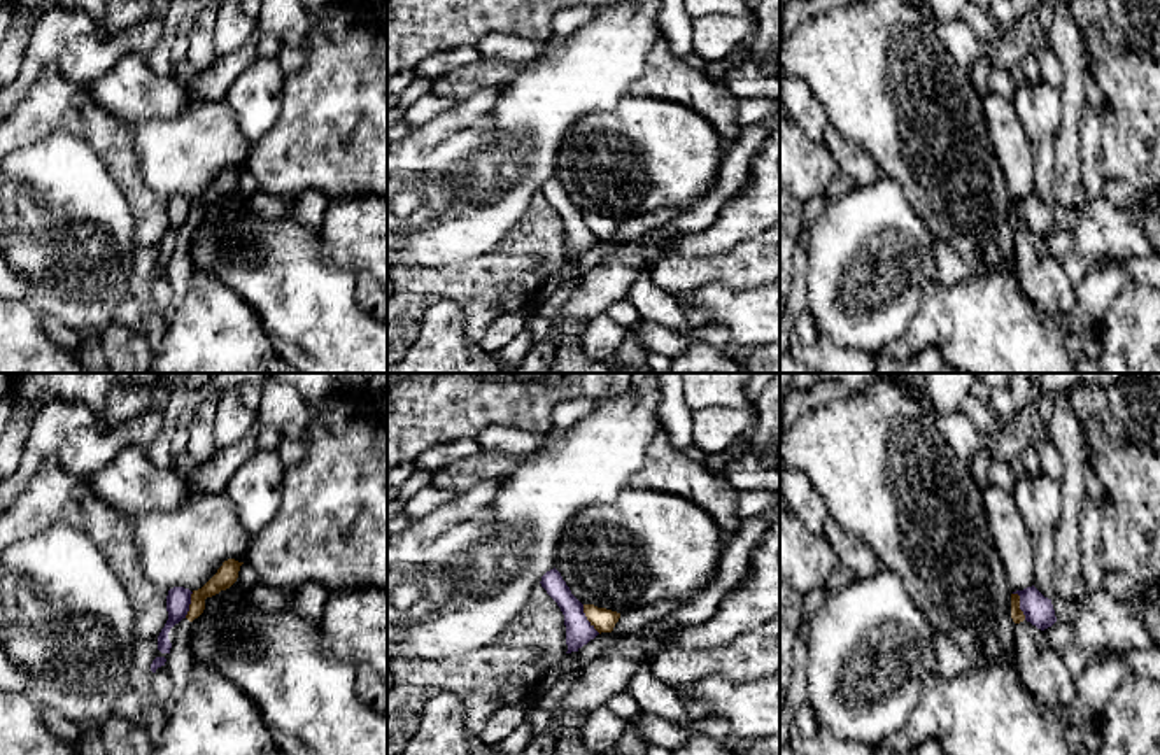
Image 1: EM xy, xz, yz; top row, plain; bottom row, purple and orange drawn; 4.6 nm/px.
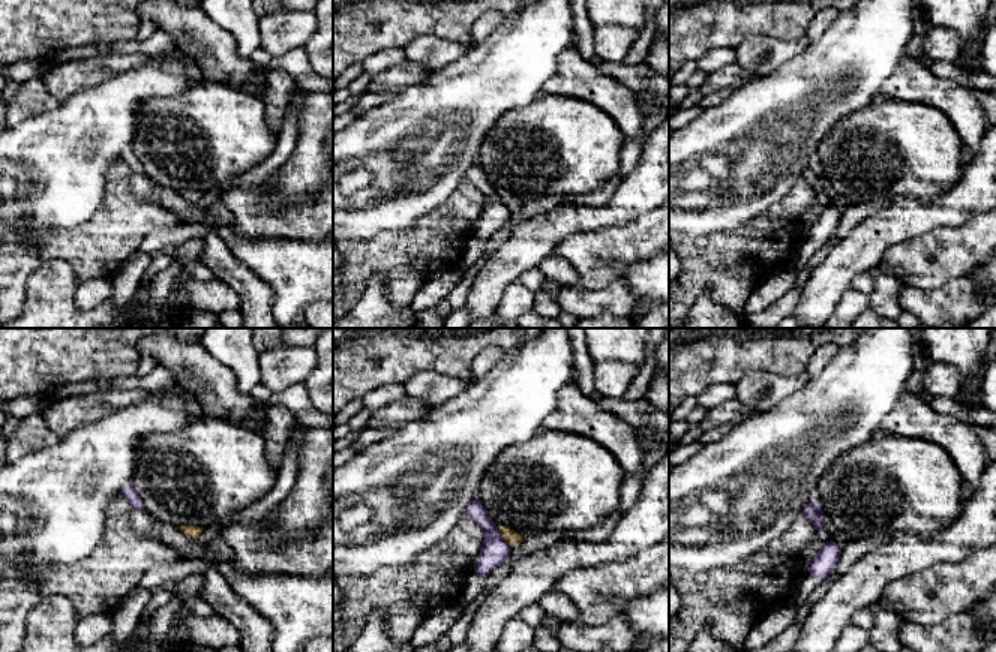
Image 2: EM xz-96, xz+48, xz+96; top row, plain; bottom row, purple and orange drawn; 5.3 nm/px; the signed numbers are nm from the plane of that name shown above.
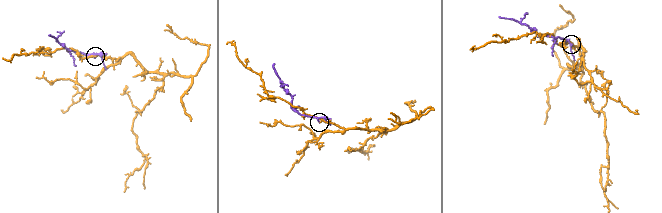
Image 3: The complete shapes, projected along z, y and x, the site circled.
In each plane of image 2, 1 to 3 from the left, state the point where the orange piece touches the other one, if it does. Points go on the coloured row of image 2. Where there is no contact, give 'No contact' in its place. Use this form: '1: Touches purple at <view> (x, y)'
1: No contact
2: Touches purple at xz+48 (501, 537)
3: No contact

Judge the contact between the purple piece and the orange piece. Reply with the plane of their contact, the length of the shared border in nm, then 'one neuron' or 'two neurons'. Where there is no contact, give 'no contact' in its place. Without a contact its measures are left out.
meets purple in xz; contact 160 nm long; two neurons

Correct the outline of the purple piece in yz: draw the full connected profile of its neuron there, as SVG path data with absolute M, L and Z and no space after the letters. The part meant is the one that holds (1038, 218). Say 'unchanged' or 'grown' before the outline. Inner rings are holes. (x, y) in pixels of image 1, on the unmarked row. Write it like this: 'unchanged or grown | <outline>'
unchanged | M1034 193L1013 201L1020 203L1020 217L1025 228L1044 238L1057 229L1051 207L1044 205Z

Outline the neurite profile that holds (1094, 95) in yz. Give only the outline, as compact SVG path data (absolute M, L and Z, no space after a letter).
M1085 75L1085 95L1086 95L1085 105L1100 116L1102 91L1100 91L1099 84L1090 75Z

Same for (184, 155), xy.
M196 100L175 117L130 123L140 172L145 184L163 198L202 196L224 168L247 168L252 144L244 138L237 117L226 102Z

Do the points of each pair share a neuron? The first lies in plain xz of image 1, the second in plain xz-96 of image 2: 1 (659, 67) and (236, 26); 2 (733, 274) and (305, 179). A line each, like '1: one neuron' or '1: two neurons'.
1: two neurons
2: one neuron

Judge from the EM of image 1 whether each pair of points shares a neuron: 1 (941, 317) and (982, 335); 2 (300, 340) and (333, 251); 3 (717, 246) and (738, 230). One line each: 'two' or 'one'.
1: one
2: two
3: one

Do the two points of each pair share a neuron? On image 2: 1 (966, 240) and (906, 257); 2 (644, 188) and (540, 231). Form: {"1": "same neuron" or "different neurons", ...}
{"1": "same neuron", "2": "same neuron"}

